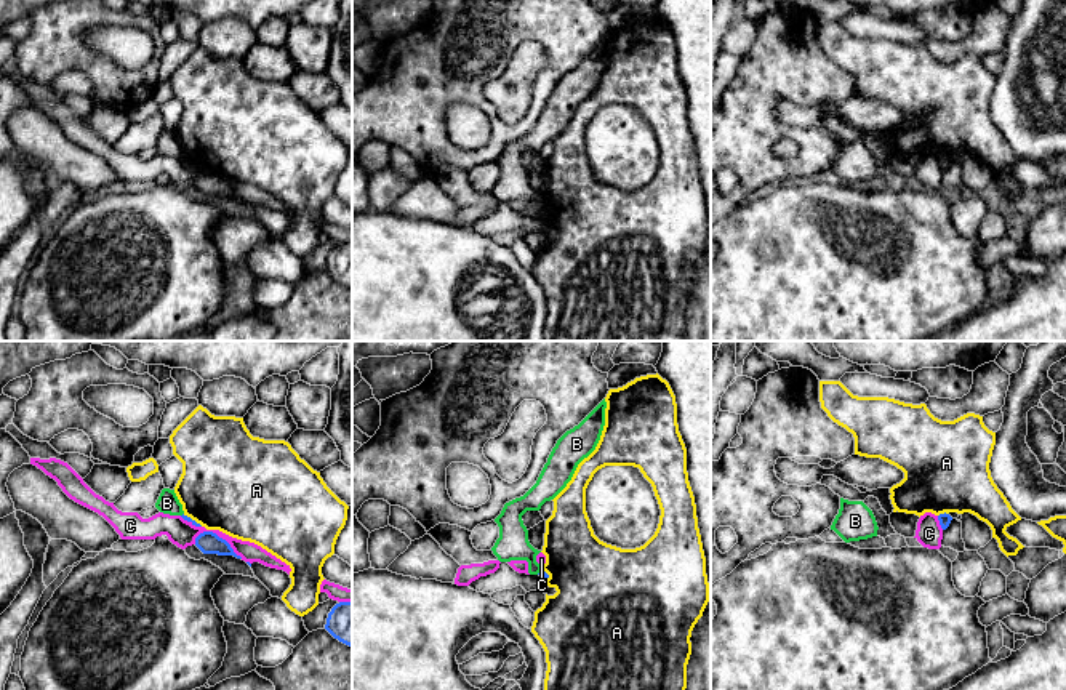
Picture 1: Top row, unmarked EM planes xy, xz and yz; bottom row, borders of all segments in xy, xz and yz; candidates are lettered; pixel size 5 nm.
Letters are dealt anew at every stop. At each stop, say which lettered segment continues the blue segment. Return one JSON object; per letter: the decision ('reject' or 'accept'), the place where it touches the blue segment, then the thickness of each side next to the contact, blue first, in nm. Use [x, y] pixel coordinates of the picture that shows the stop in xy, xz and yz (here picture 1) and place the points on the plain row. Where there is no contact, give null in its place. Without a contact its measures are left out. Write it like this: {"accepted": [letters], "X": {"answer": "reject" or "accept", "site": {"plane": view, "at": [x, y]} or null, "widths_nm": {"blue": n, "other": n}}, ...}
{"accepted": [], "A": {"answer": "reject", "site": {"plane": "yz", "at": [945, 154]}, "widths_nm": {"blue": 70, "other": 440}}, "B": {"answer": "reject", "site": {"plane": "xz", "at": [541, 212]}, "widths_nm": {"blue": 40, "other": 160}}, "C": {"answer": "reject", "site": {"plane": "xy", "at": [218, 178]}, "widths_nm": {"blue": 110, "other": 140}}}

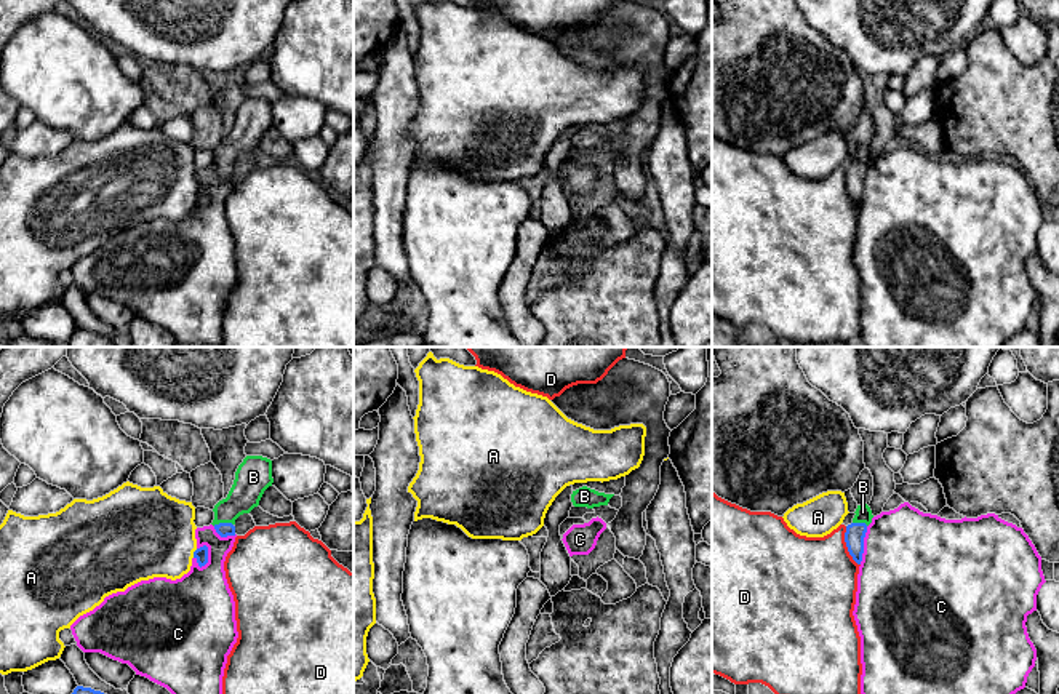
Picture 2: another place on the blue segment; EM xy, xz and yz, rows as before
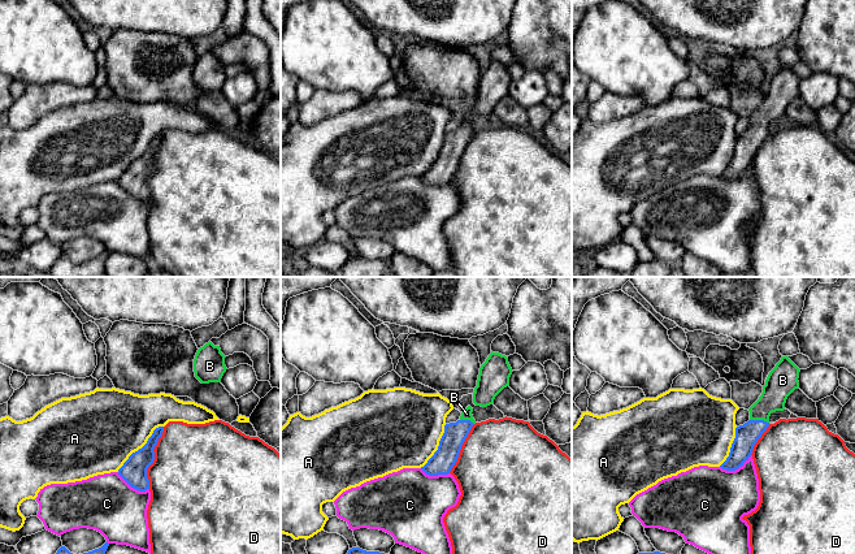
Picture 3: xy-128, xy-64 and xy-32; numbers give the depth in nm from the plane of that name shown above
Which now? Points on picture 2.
{"accepted": ["B"], "A": {"answer": "reject", "site": {"plane": "xy", "at": [194, 195]}, "widths_nm": {"blue": 70, "other": 440}}, "B": {"answer": "accept", "site": {"plane": "xy", "at": [223, 165]}, "widths_nm": {"blue": 70, "other": 160}}, "C": {"answer": "reject", "site": {"plane": "xy", "at": [207, 199]}, "widths_nm": {"blue": 70, "other": 340}}, "D": {"answer": "reject", "site": {"plane": "yz", "at": [847, 187]}, "widths_nm": {"blue": 100, "other": 440}}}

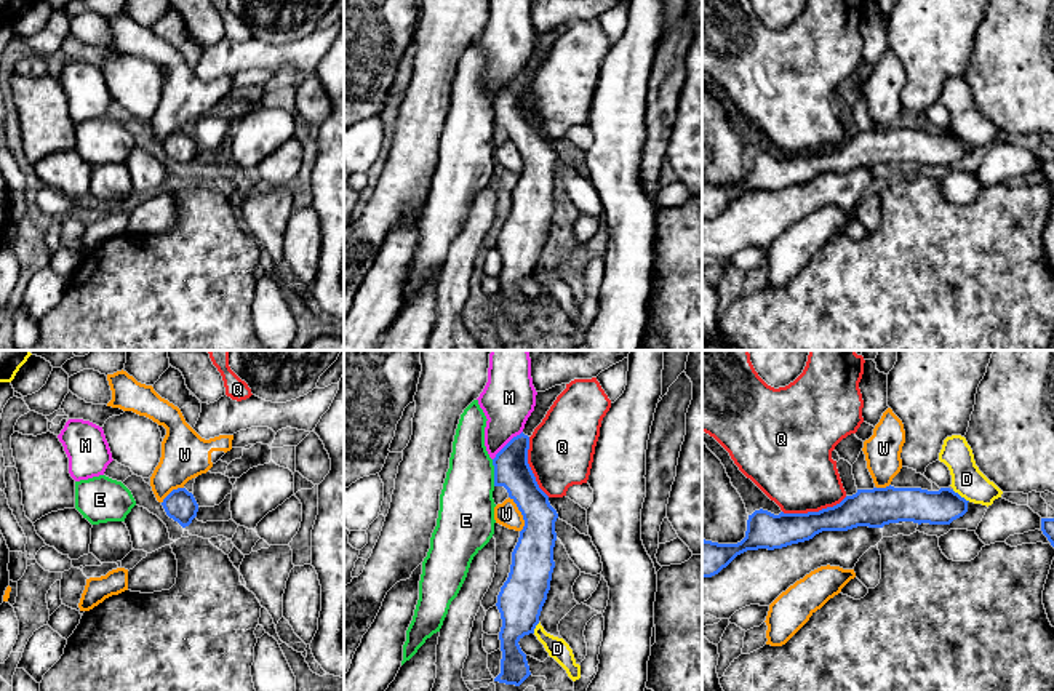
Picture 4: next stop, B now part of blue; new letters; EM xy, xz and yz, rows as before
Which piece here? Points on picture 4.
{"accepted": [], "D": {"answer": "reject", "site": {"plane": "yz", "at": [960, 138]}, "widths_nm": {"blue": 180, "other": 160}}, "E": {"answer": "reject", "site": {"plane": "xz", "at": [495, 114]}, "widths_nm": {"blue": 180, "other": 280}}, "M": {"answer": "reject", "site": {"plane": "xz", "at": [506, 87]}, "widths_nm": {"blue": 180, "other": 280}}, "Q": {"answer": "reject", "site": {"plane": "yz", "at": [814, 154]}, "widths_nm": {"blue": 180, "other": 400}}, "W": {"answer": "reject", "site": {"plane": "xz", "at": [522, 155]}, "widths_nm": {"blue": 200, "other": 120}}}

